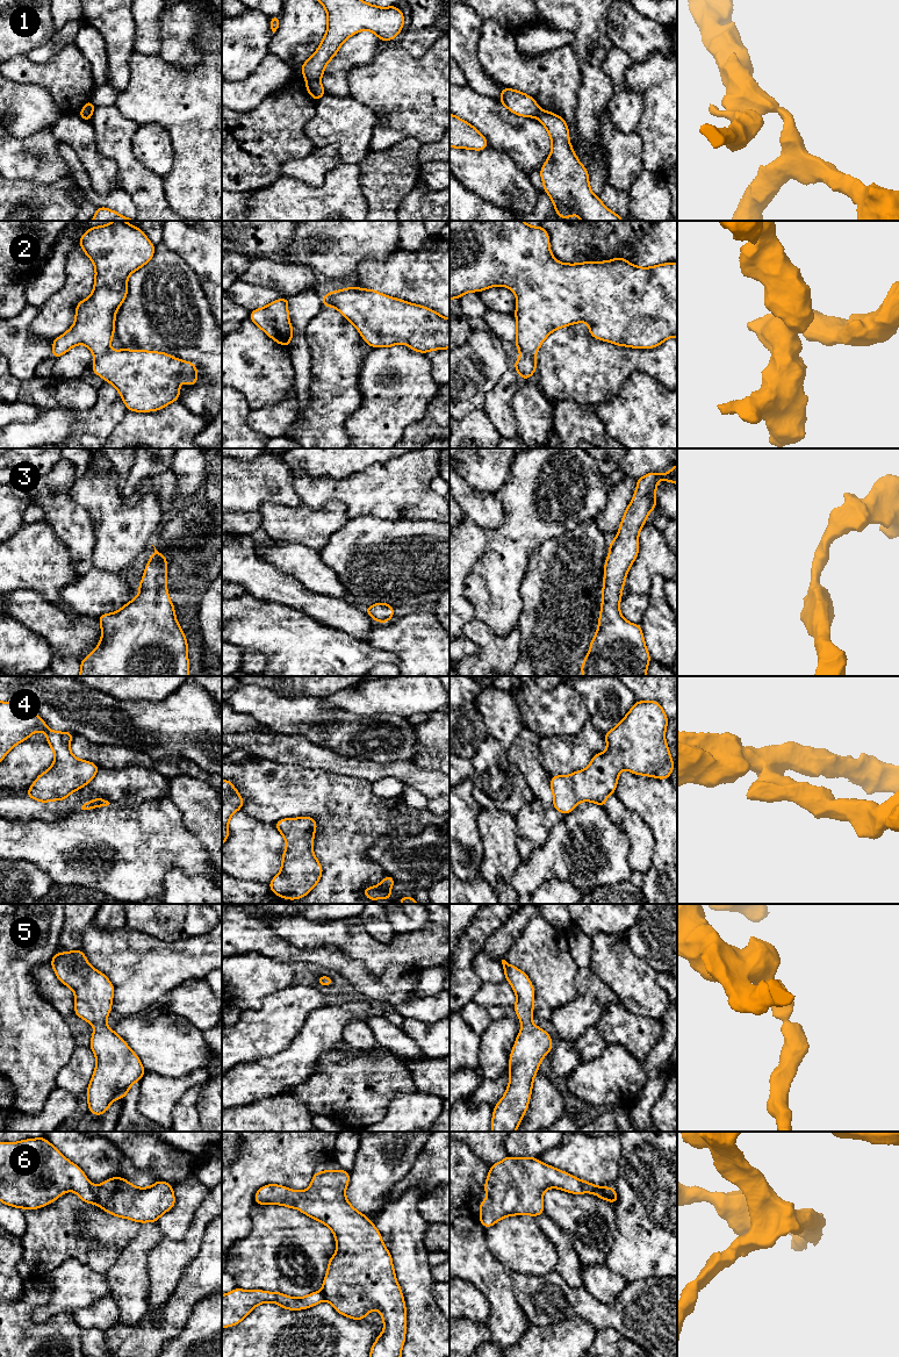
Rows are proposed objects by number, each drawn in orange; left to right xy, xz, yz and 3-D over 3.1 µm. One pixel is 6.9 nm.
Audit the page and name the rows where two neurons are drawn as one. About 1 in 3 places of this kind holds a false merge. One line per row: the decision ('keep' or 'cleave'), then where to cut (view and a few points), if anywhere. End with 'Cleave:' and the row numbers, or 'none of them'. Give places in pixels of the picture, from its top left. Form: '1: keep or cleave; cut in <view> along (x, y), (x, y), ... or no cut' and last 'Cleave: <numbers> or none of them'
1: cleave; cut in xz along (307, 80), (318, 83)
2: cleave; cut in xy along (109, 351), (95, 358)
3: keep; no cut
4: keep; no cut
5: keep; no cut
6: cleave; cut in xy along (93, 1187), (96, 1201)
Cleave: 1, 2, 6

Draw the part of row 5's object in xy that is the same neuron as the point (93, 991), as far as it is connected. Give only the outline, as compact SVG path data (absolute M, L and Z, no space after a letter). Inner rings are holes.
M80 949L56 953L50 963L58 979L74 992L74 1014L94 1026L89 1048L98 1062L87 1099L88 1112L102 1115L116 1098L125 1098L145 1070L127 1042L105 1024L114 997L108 977L92 968Z

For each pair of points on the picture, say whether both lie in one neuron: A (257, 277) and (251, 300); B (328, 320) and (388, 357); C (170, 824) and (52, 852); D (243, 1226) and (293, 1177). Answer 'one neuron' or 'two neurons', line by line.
A: two neurons
B: two neurons
C: one neuron
D: one neuron

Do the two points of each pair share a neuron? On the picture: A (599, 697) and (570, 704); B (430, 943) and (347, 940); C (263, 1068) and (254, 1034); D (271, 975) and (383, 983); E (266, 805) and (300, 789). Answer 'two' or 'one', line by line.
A: two
B: one
C: two
D: two
E: one

